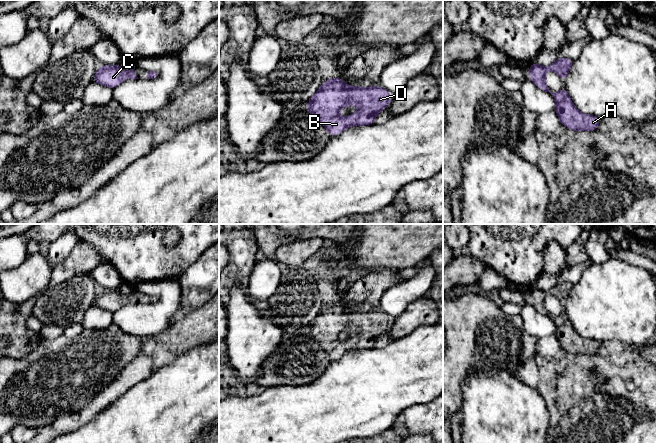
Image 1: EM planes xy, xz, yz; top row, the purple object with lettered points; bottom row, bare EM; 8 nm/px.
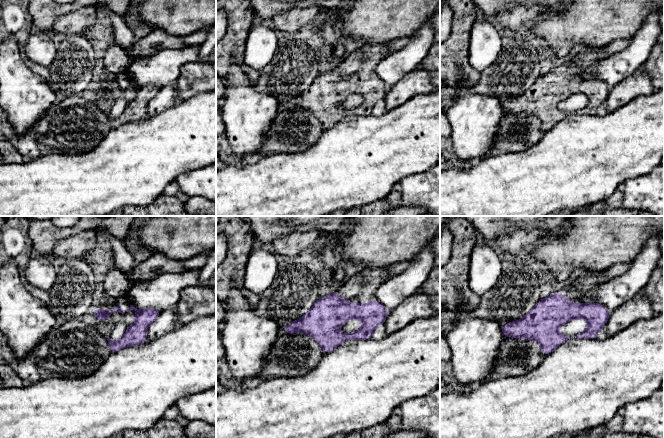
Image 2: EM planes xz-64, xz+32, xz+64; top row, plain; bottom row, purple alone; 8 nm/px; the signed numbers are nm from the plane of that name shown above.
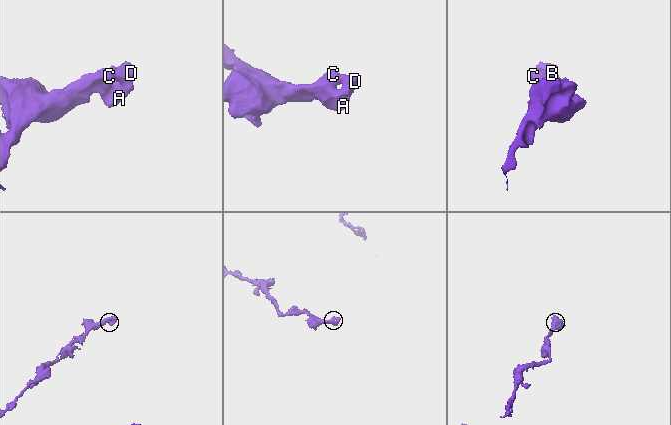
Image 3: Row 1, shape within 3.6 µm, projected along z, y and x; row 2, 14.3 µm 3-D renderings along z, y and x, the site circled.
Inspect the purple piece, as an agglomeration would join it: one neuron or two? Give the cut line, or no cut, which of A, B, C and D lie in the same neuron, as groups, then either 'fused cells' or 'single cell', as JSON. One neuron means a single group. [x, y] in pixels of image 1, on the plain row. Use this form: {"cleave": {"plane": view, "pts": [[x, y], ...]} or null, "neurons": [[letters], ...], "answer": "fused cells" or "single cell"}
{"cleave": null, "neurons": [["A", "B", "C", "D"]], "answer": "single cell"}

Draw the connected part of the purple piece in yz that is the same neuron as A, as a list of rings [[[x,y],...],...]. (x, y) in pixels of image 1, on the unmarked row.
[[[562,281],[548,291],[541,290],[534,286],[529,291],[529,303],[541,314],[553,319],[557,331],[555,336],[559,340],[563,350],[566,350],[574,355],[597,354],[600,342],[593,339],[583,338],[577,334],[565,311],[563,311],[559,316],[553,317],[549,314],[545,307],[545,297],[548,294],[556,296],[564,306],[572,288],[572,283]]]

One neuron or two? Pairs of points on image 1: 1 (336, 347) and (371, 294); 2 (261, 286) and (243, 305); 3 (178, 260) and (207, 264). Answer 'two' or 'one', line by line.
1: one
2: two
3: two

